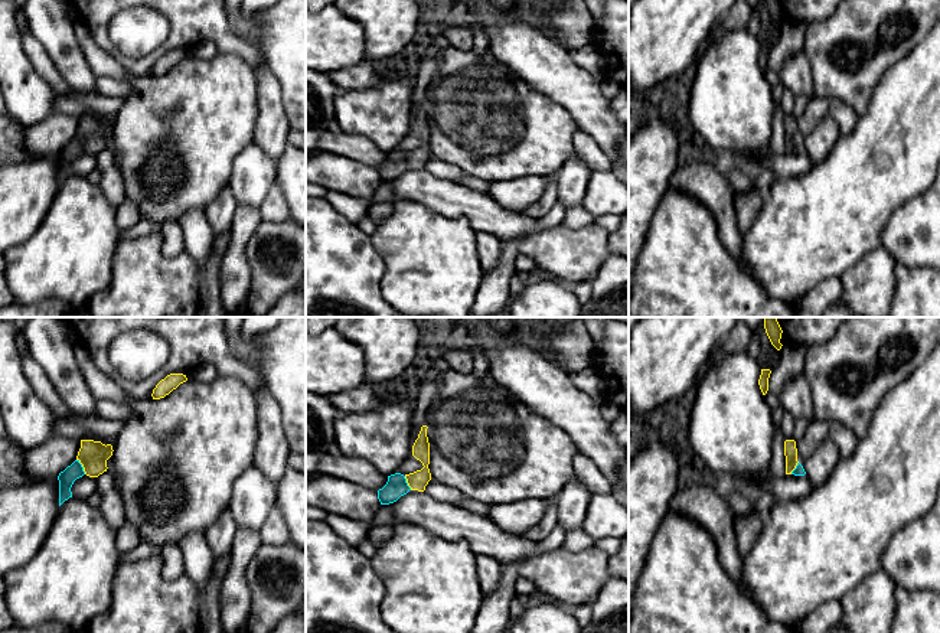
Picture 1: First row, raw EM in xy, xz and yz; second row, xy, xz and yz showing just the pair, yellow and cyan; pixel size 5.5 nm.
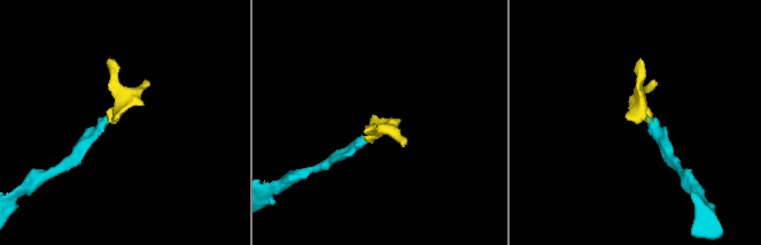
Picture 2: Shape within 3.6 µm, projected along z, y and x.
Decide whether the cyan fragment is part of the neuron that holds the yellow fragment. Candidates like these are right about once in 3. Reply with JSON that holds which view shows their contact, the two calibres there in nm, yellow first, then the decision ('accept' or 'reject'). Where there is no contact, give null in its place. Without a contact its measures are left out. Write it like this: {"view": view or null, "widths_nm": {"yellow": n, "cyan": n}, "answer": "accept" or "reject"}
{"view": "xy", "widths_nm": {"yellow": 160, "cyan": 90}, "answer": "accept"}

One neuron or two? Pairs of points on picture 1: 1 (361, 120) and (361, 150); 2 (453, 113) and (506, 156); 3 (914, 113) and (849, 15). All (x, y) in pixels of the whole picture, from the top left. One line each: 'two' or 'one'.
1: two
2: one
3: two

